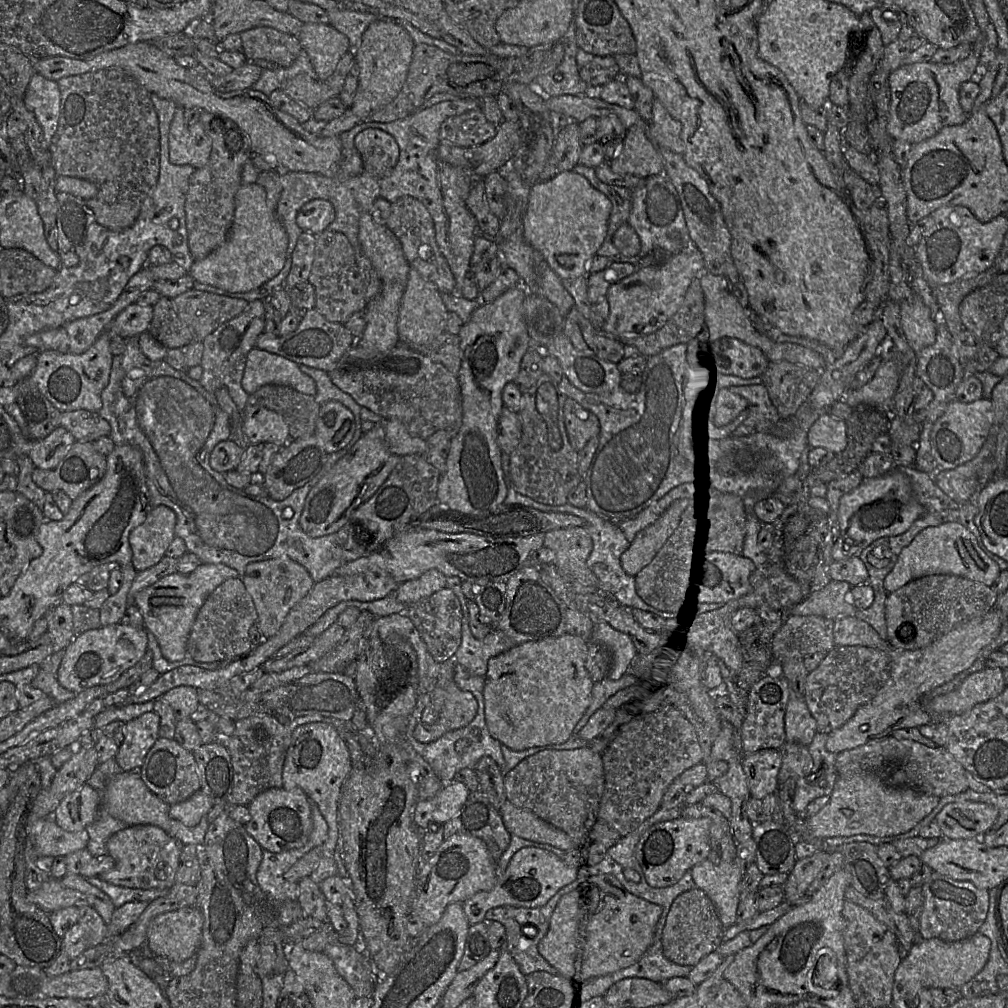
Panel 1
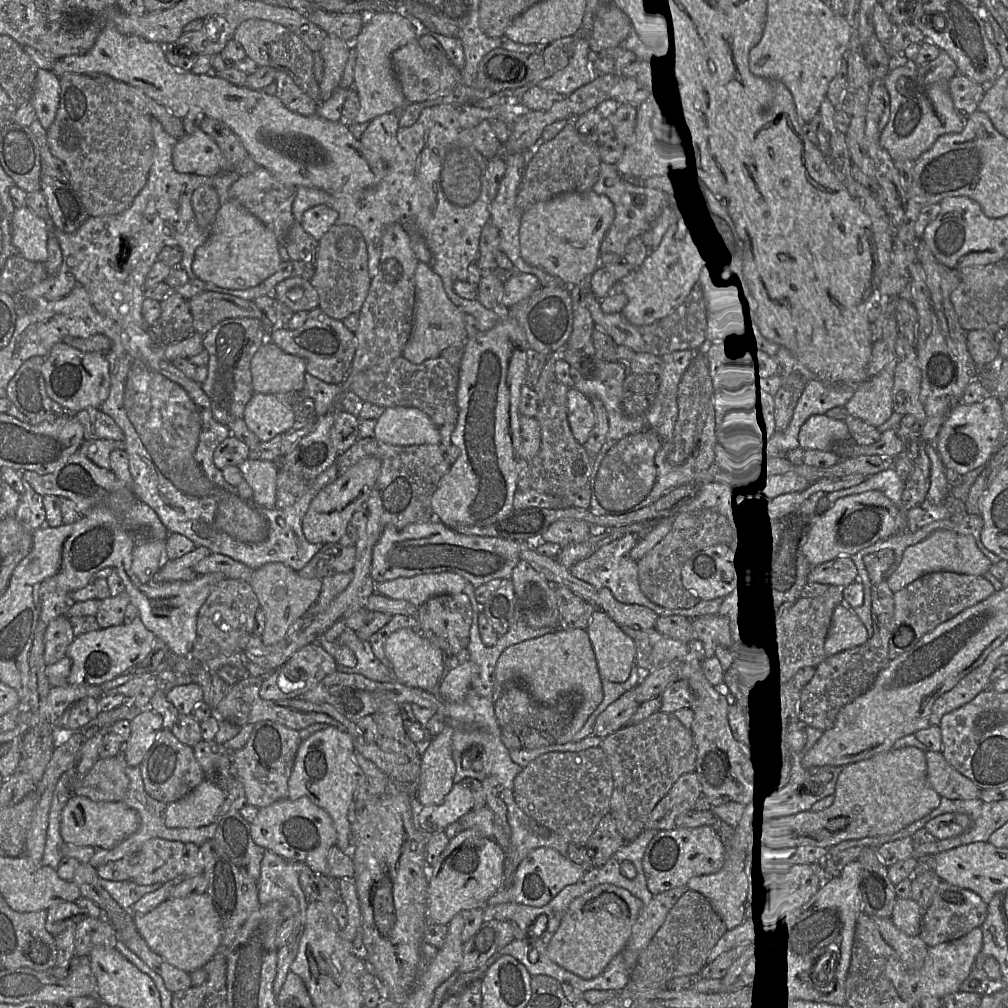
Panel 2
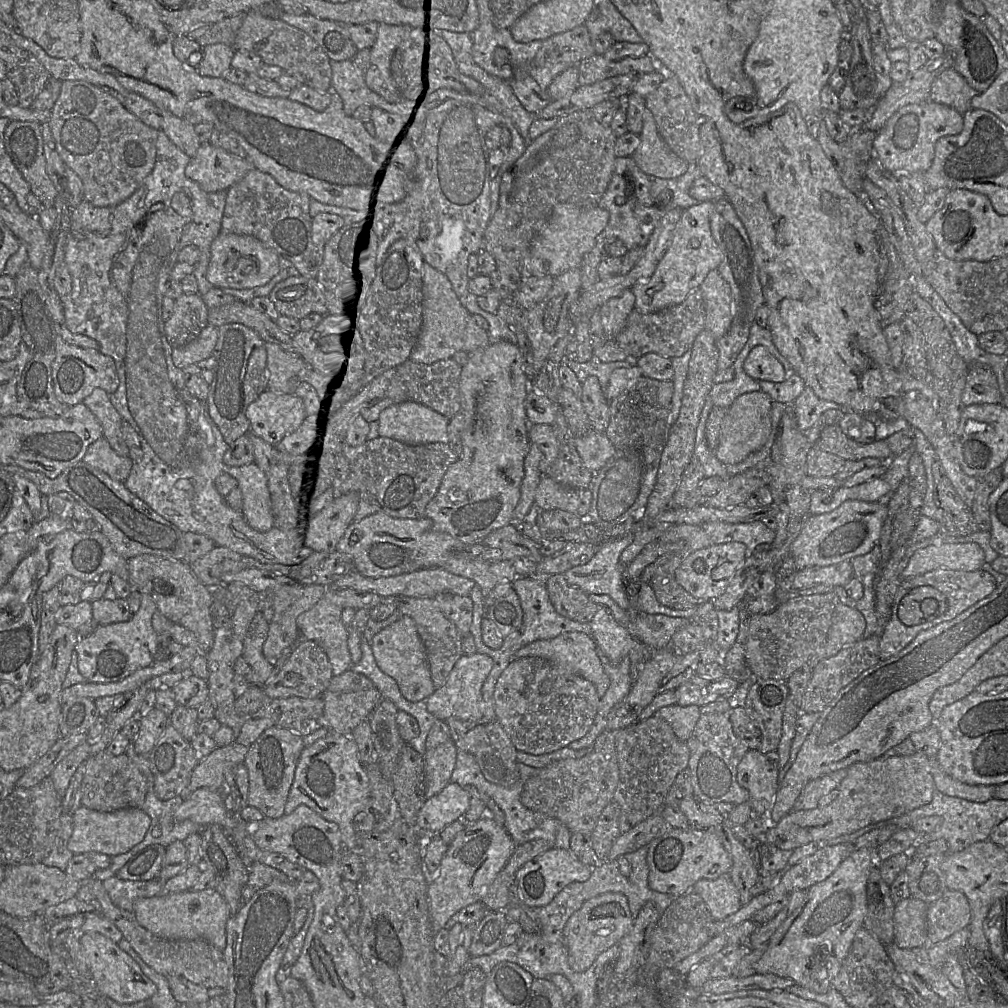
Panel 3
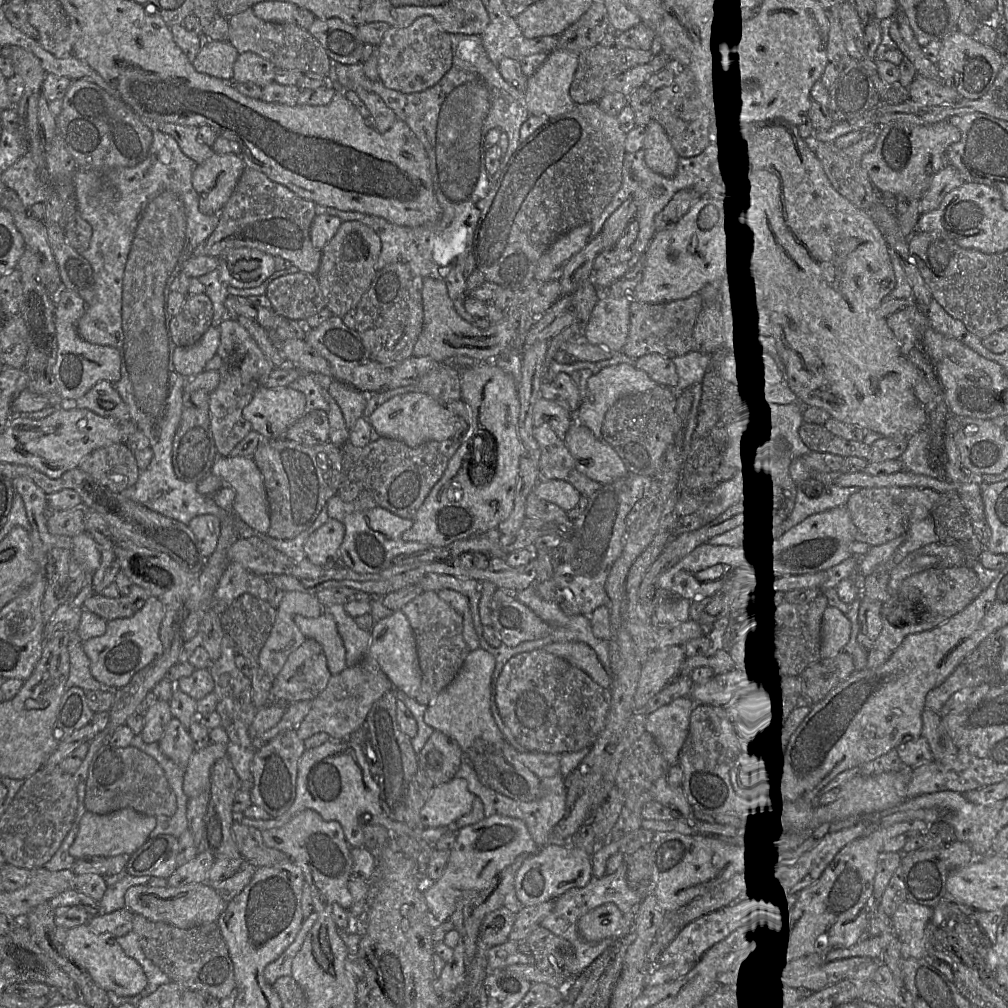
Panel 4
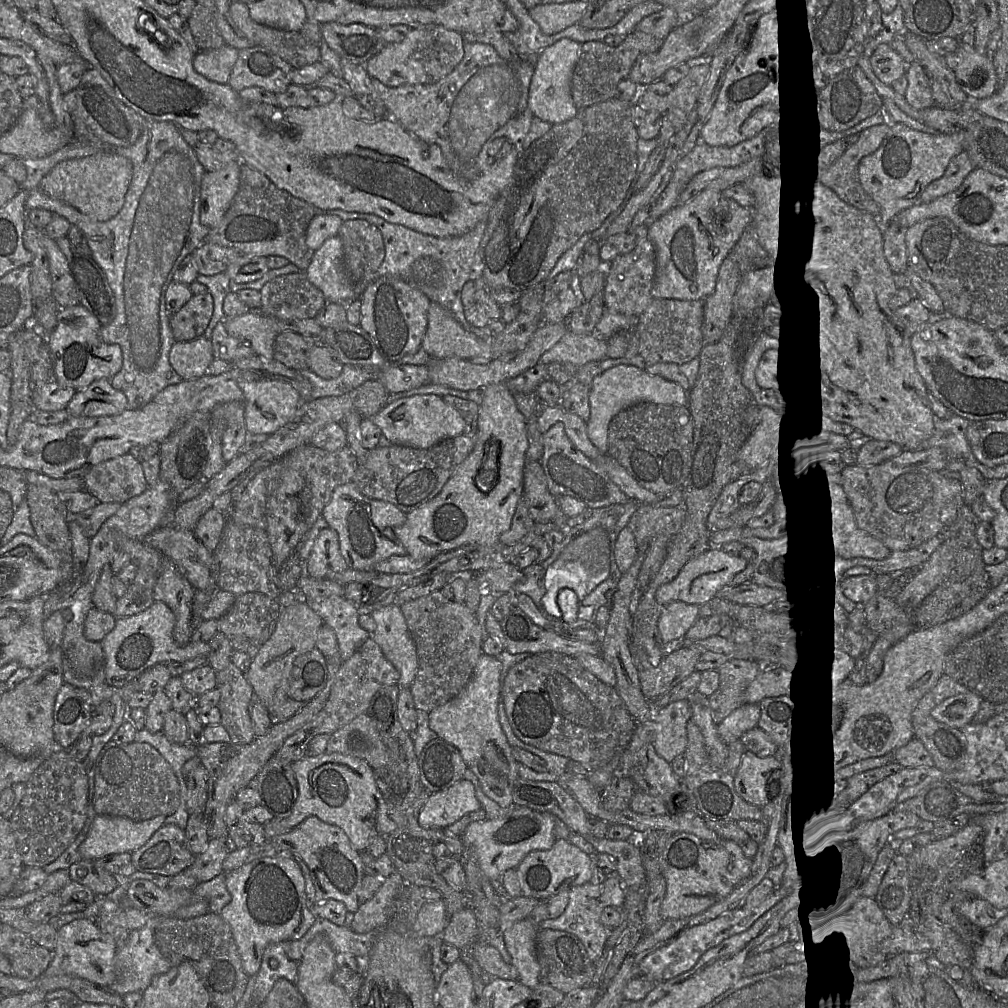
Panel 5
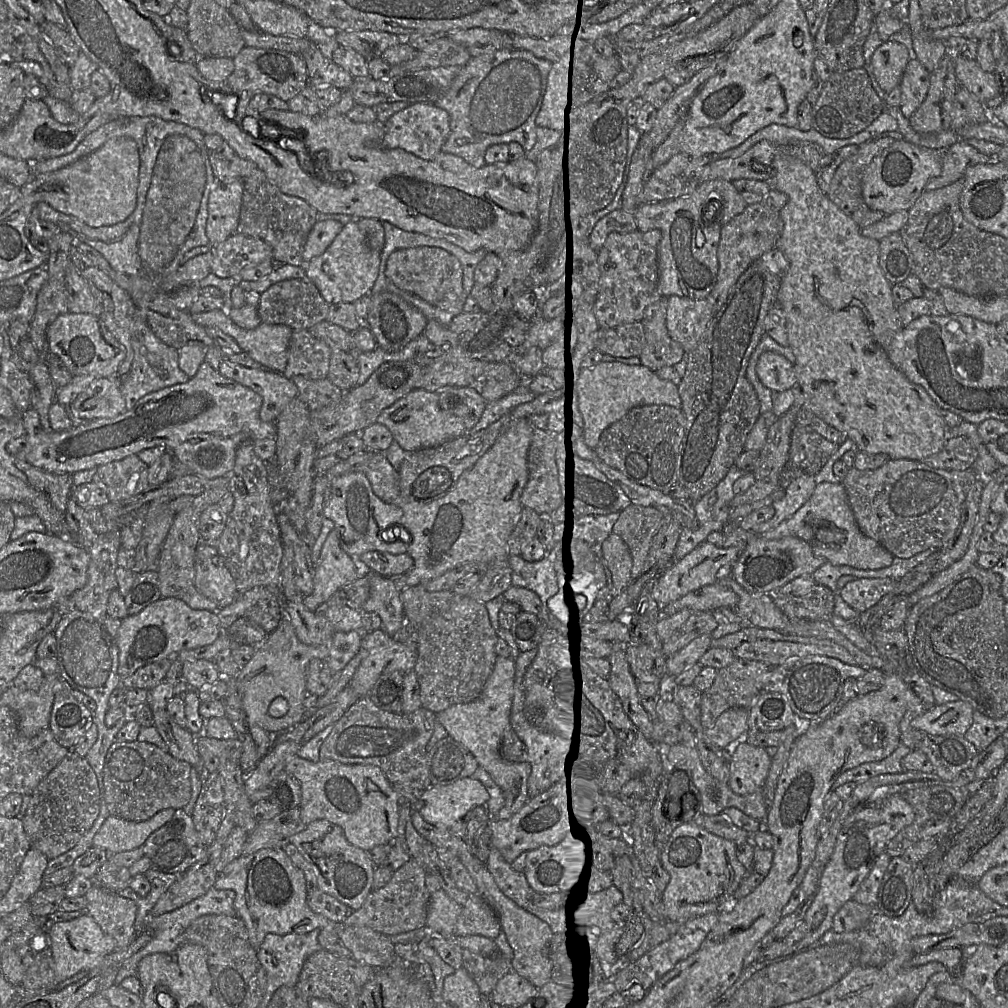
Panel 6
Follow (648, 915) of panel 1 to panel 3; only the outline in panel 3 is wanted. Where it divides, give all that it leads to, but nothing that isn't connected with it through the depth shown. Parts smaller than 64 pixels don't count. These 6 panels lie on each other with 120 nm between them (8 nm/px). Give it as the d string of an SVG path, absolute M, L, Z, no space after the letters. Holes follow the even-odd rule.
M608 892L587 900L571 915L563 929L570 967L576 972L586 971L602 952L620 942L633 923L625 895Z

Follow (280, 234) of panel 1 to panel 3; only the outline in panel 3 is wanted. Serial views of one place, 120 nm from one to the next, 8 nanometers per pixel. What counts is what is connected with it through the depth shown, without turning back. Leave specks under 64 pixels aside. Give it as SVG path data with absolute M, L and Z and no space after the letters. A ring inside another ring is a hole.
M220 232L210 247L207 279L218 288L249 289L263 286L278 272L279 255L253 236Z

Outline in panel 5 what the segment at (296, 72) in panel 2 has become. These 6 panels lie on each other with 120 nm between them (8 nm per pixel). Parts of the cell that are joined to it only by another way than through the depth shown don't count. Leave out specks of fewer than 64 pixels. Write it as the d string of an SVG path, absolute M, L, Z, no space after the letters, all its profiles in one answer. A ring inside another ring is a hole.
M233 1L230 4L230 15L235 25L254 46L272 51L294 69L321 61L320 46L307 41L301 32L256 23L251 19L246 3Z

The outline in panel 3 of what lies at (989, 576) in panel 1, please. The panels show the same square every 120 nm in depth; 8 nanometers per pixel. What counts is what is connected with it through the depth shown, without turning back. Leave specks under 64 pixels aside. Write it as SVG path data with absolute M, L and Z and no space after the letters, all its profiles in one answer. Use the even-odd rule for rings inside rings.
M976 543L931 545L917 550L910 557L901 572L901 581L939 568L975 571L984 563L984 552Z

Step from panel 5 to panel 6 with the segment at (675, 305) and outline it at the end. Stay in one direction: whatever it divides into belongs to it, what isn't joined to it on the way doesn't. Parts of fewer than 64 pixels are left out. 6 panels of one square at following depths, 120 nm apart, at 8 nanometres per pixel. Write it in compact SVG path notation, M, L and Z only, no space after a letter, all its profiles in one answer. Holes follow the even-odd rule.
M660 298L647 310L642 321L645 327L646 343L640 360L642 365L655 372L664 367L675 368L675 365L687 356L682 346L668 333L667 307L667 298Z

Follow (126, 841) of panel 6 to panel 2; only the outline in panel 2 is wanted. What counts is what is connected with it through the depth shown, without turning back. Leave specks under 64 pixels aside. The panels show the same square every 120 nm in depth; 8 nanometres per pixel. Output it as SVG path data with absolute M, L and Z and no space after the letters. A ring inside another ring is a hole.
M72 794L62 812L60 832L64 843L112 849L134 834L139 825L139 814L123 801L93 801L85 796Z

